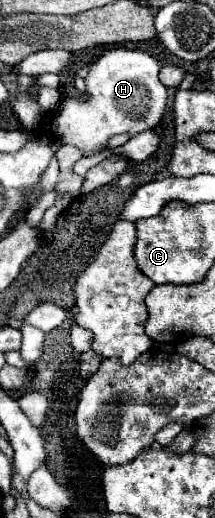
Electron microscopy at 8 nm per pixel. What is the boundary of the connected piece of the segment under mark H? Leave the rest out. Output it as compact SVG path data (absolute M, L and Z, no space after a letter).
M128 48L106 50L94 64L90 64L90 70L86 76L86 92L78 98L76 96L66 98L56 108L56 116L52 120L52 130L54 130L56 138L62 144L78 146L84 156L94 156L106 148L108 140L114 134L128 132L134 136L138 132L144 132L144 130L156 126L162 120L164 108L166 108L166 86L158 80L158 72L160 72L158 60L142 50L128 50Z

